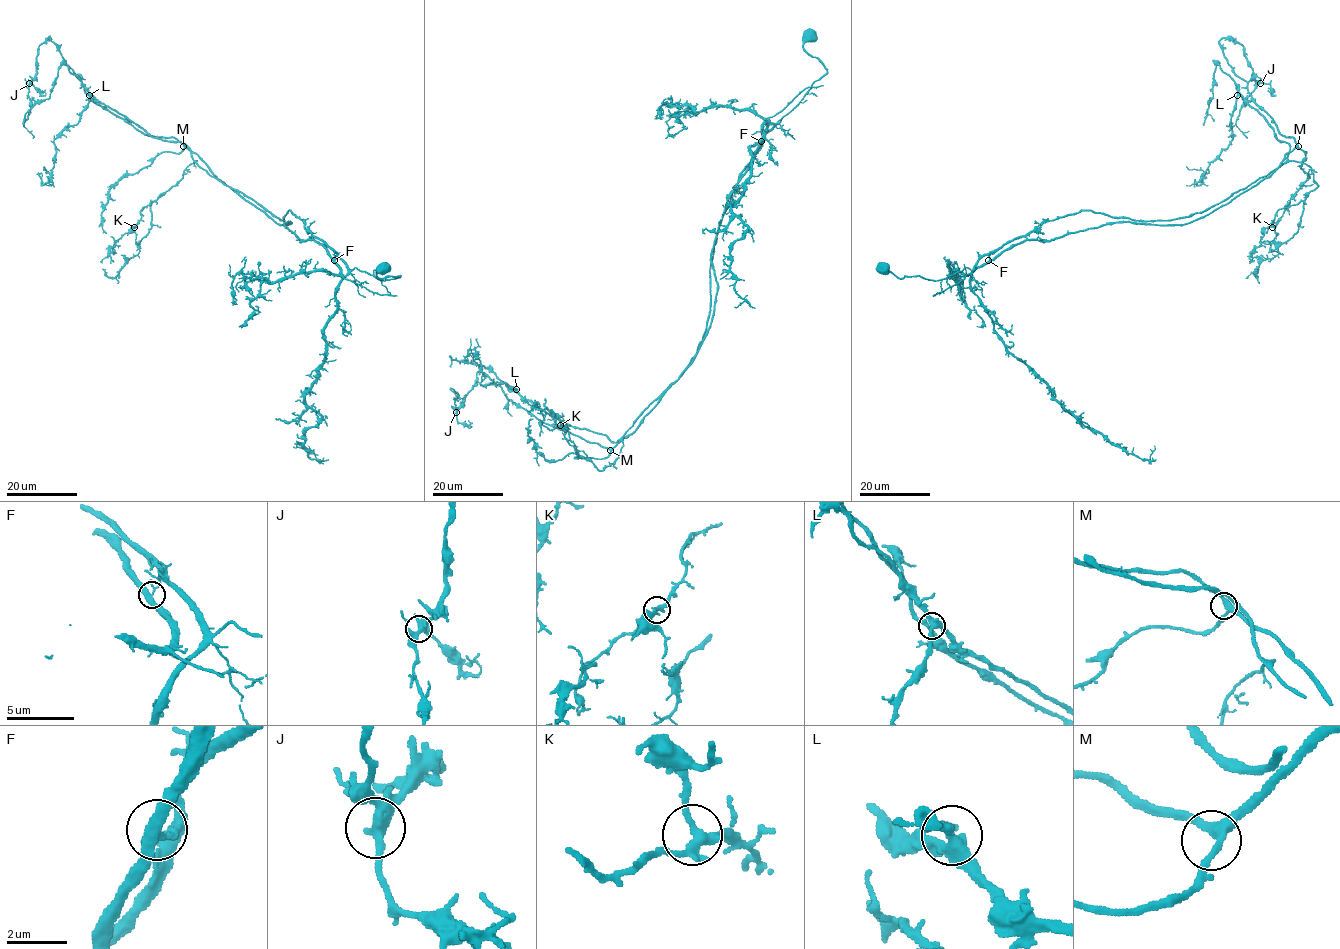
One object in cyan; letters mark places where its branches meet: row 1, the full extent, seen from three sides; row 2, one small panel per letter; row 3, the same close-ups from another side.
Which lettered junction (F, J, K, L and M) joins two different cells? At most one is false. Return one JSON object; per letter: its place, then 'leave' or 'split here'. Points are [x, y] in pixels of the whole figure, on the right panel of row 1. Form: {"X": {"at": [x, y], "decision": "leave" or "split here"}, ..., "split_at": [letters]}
{"F": {"at": [988, 260], "decision": "split here"}, "J": {"at": [1260, 83], "decision": "leave"}, "K": {"at": [1272, 227], "decision": "leave"}, "L": {"at": [1237, 95], "decision": "leave"}, "M": {"at": [1298, 146], "decision": "leave"}, "split_at": ["F"]}

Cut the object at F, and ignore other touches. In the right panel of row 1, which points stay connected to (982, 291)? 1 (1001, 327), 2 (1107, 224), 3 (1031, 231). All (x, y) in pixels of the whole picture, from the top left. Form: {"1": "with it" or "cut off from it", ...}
{"1": "with it", "2": "cut off from it", "3": "with it"}

